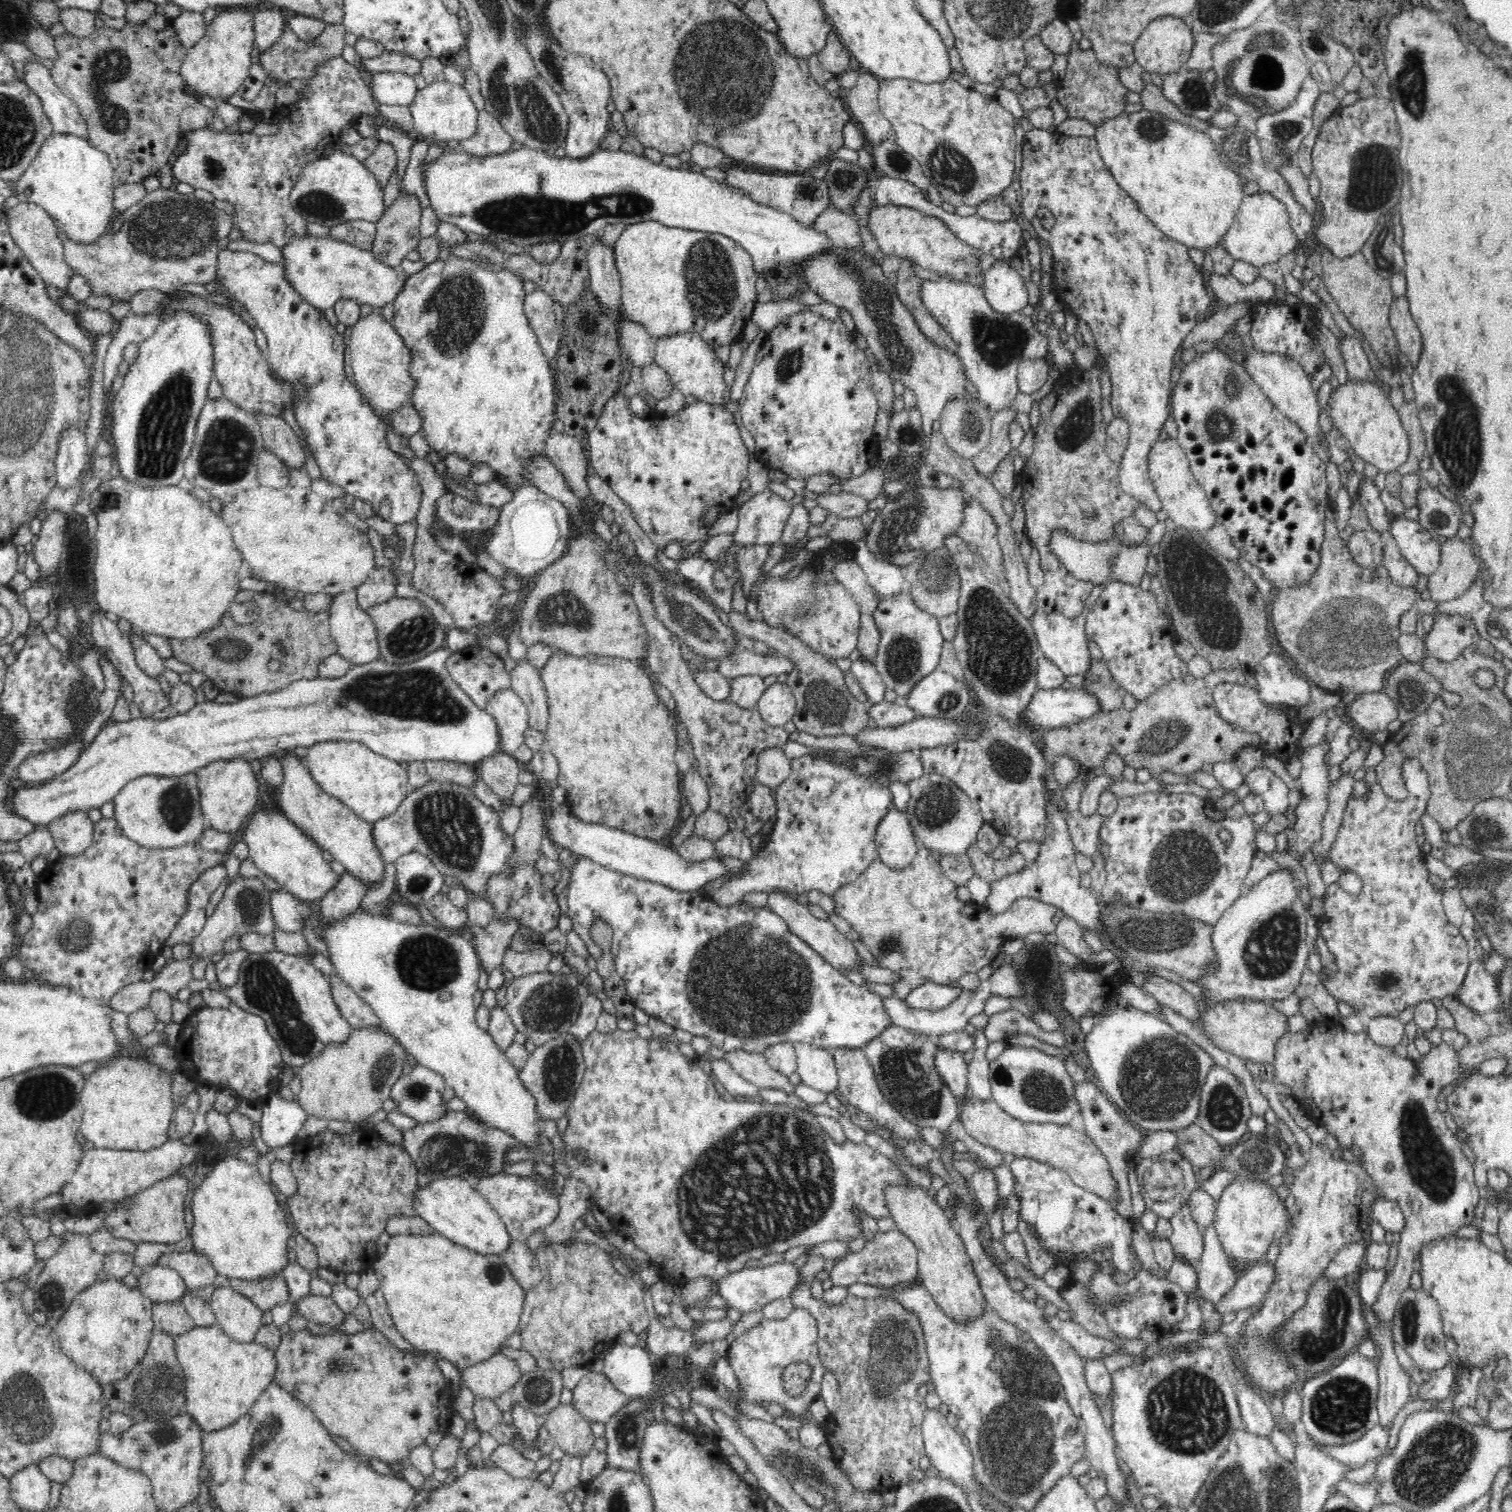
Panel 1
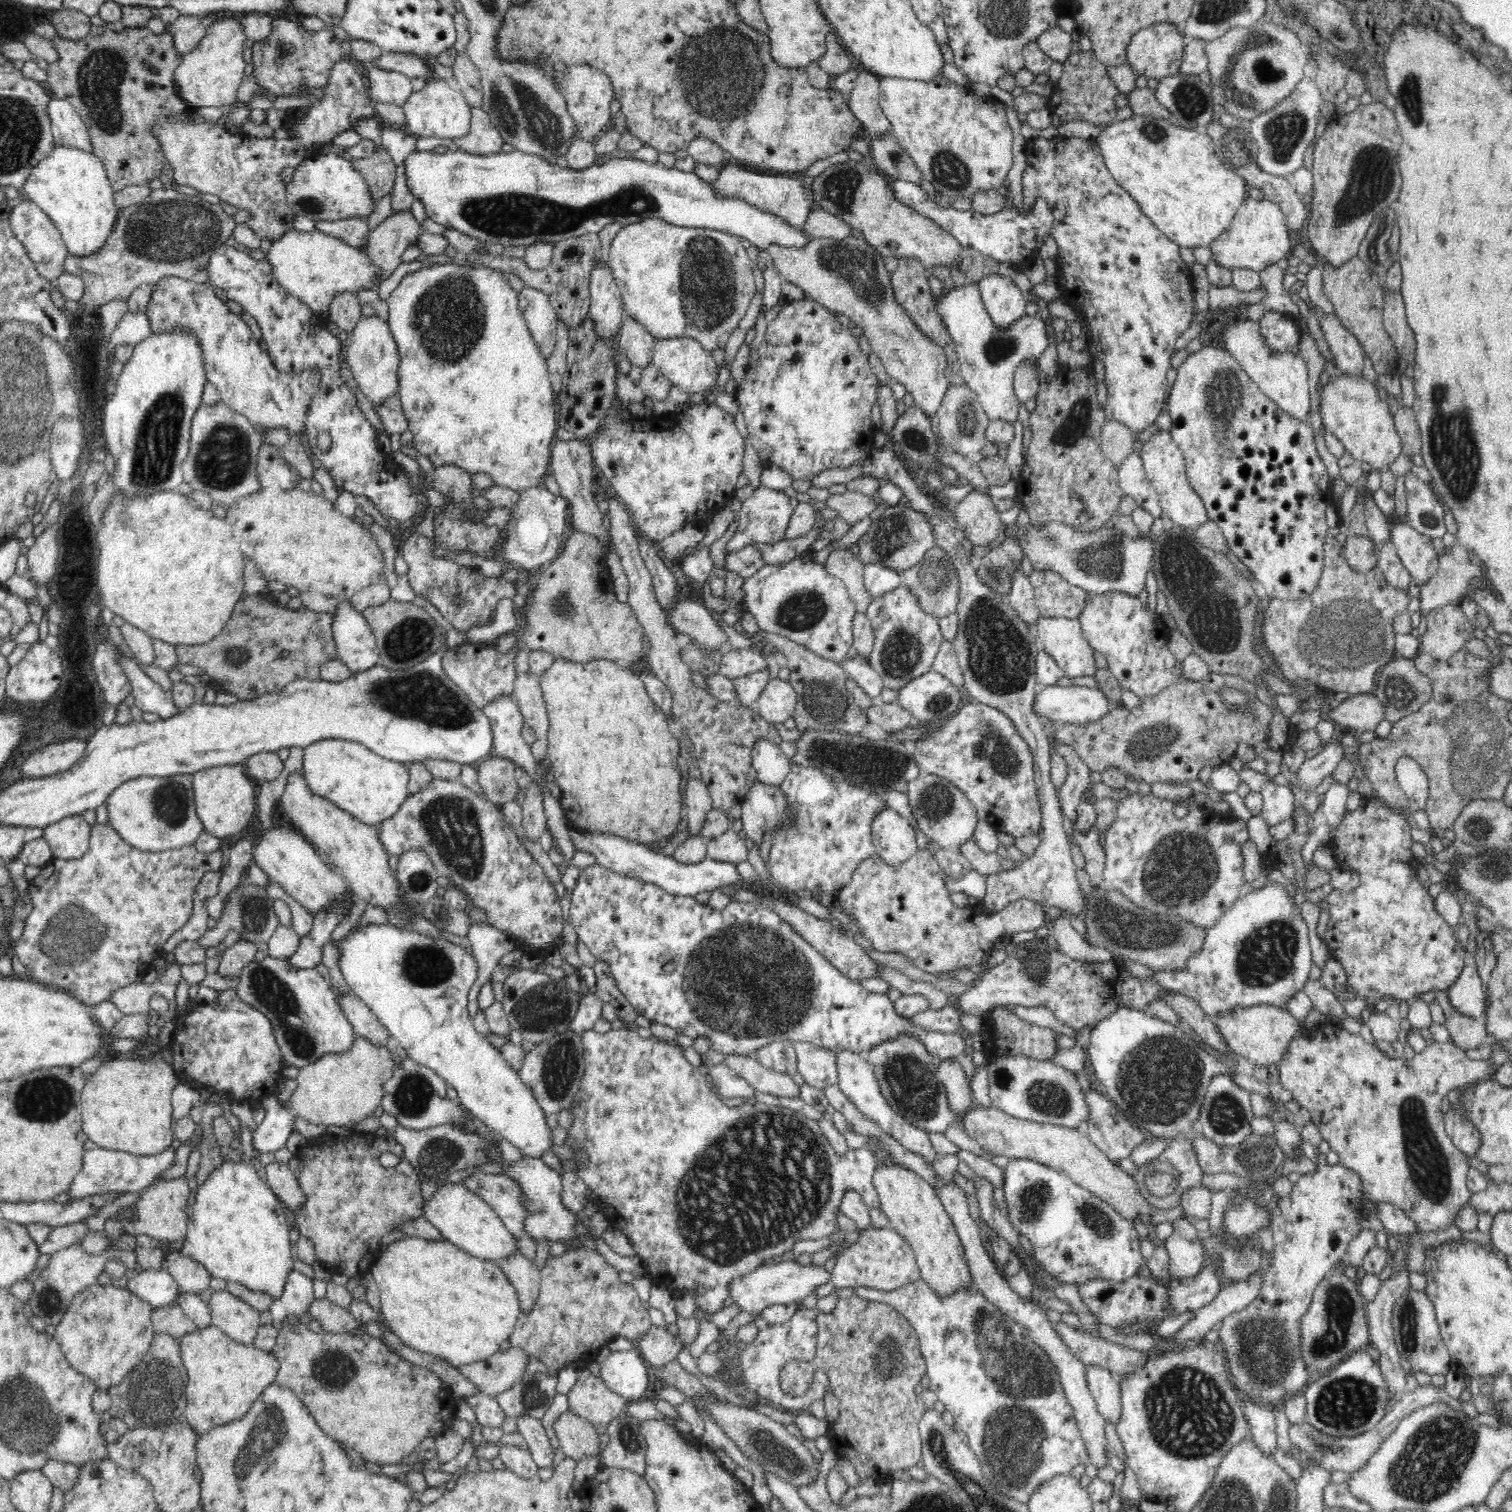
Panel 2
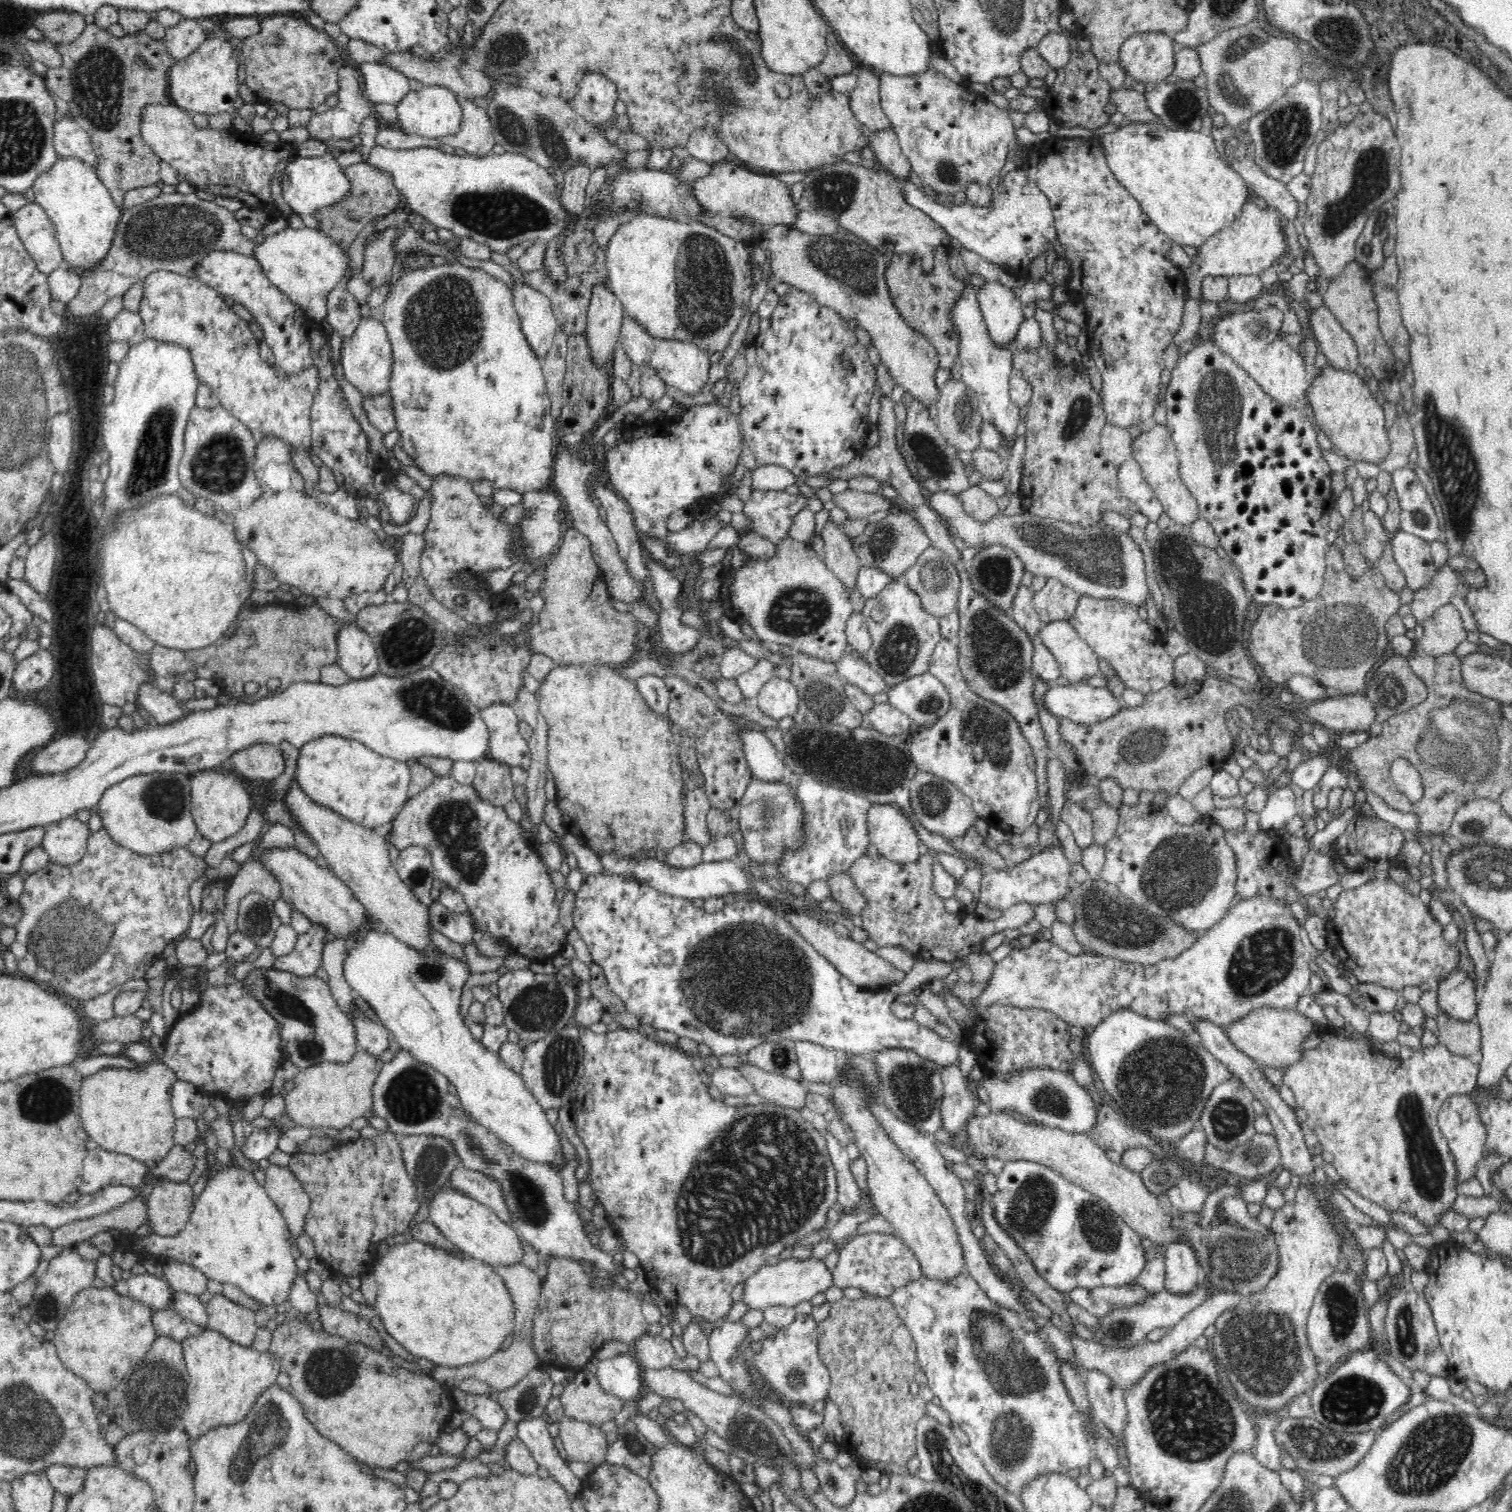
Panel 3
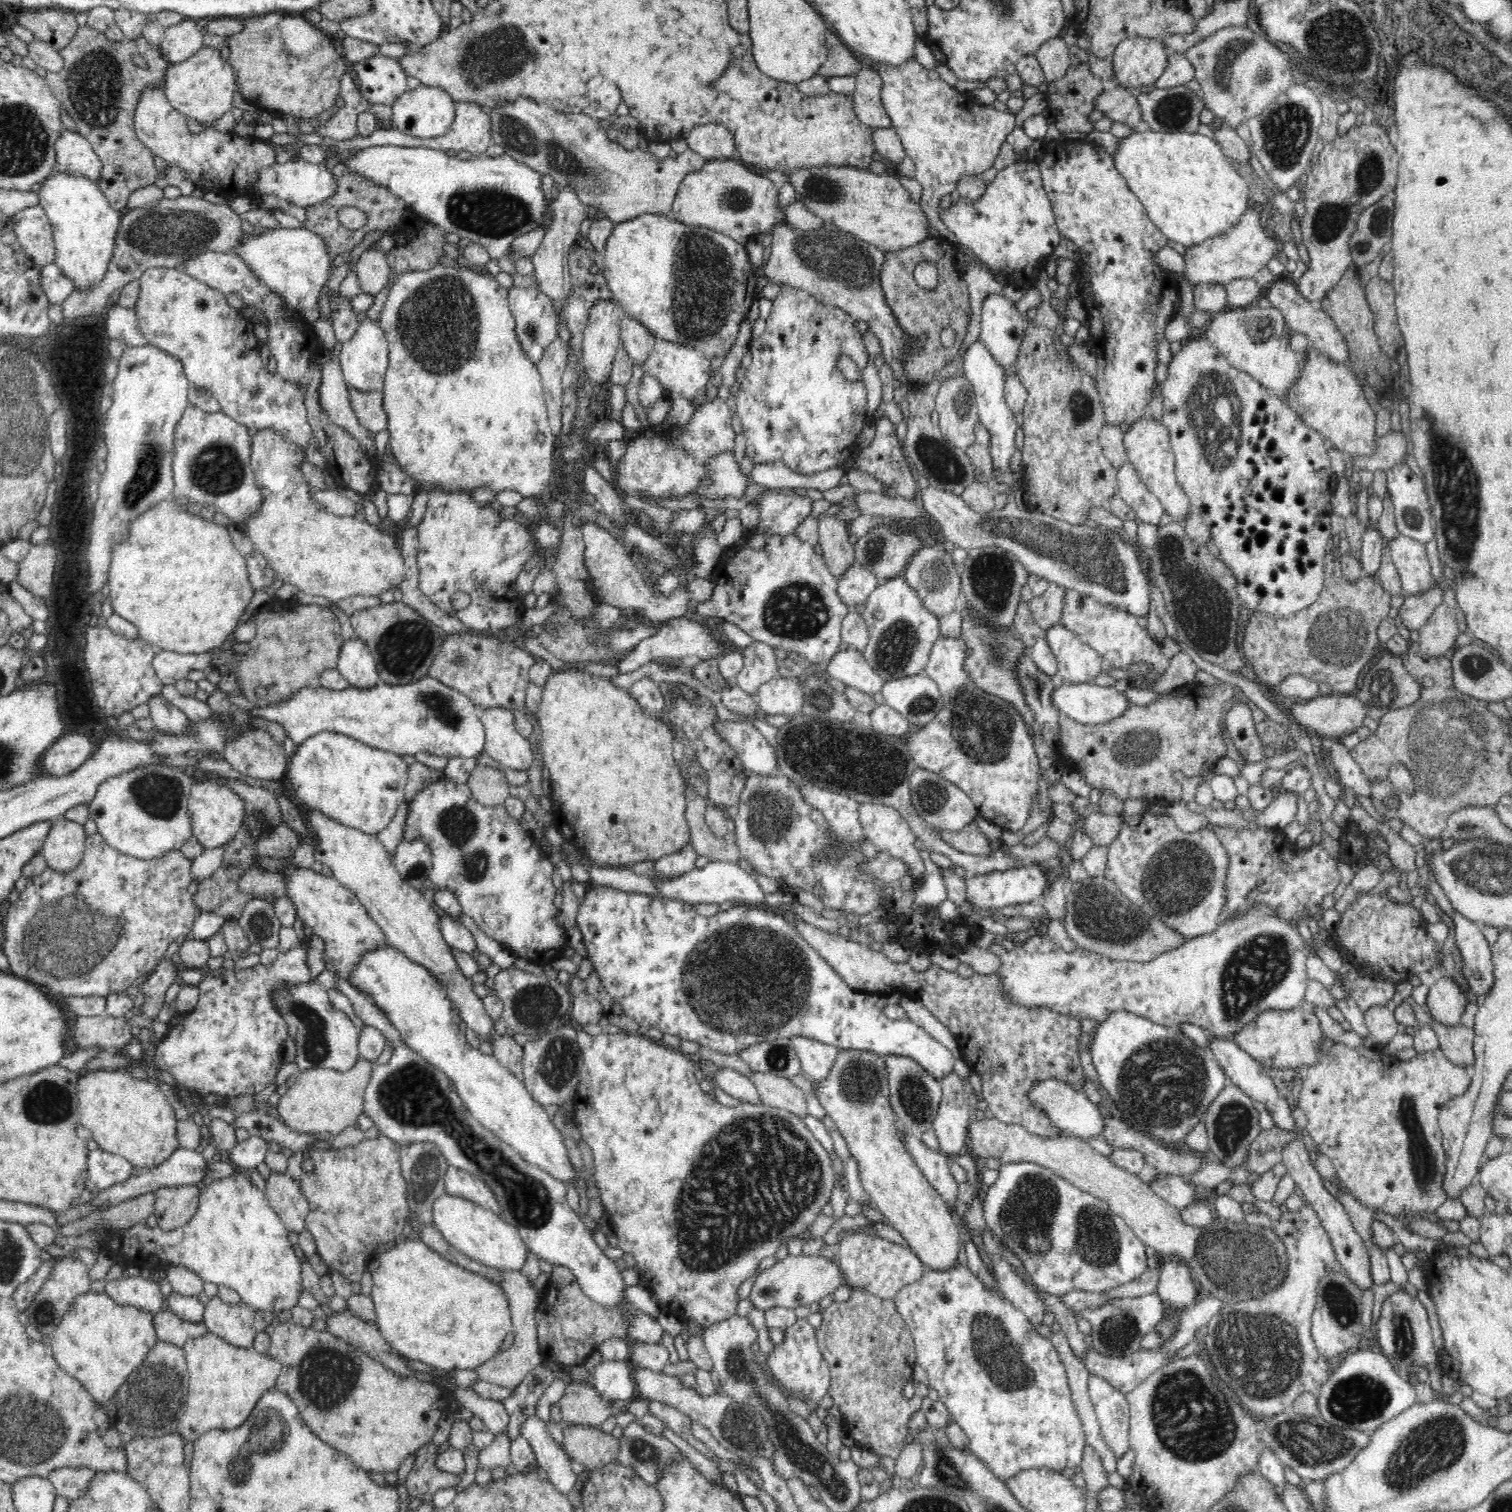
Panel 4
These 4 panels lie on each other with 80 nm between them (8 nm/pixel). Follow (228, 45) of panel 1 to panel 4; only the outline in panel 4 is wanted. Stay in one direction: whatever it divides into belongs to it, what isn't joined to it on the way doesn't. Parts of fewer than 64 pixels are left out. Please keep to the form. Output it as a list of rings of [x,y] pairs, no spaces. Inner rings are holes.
[[[204,45],[184,62],[170,64],[164,74],[162,87],[168,102],[184,115],[186,120],[193,118],[207,128],[232,108],[235,84],[234,71],[226,59],[226,54],[222,50]]]

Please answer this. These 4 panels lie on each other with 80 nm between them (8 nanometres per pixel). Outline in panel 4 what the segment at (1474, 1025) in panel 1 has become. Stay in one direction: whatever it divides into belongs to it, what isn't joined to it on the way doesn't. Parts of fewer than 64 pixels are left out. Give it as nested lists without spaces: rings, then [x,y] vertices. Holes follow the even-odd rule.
[[[1438,1021],[1430,1024],[1439,1040],[1444,1055],[1456,1065],[1472,1068],[1474,1063],[1474,1027],[1468,1028],[1462,1023],[1446,1026]]]

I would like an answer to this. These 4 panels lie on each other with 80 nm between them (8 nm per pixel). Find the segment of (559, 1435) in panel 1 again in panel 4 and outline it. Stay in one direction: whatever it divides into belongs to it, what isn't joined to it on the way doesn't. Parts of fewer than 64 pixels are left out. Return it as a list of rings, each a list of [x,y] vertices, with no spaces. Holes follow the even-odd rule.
[[[563,1424],[564,1452],[588,1470],[616,1462],[619,1441],[601,1428]]]

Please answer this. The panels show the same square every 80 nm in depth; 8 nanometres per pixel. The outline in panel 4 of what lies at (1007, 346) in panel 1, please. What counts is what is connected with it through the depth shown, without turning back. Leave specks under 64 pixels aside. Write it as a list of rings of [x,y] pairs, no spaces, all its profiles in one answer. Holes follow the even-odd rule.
[[[980,338],[970,343],[969,347],[964,351],[963,369],[963,376],[968,379],[975,392],[979,414],[978,422],[982,423],[989,433],[988,448],[993,459],[994,470],[1008,472],[1010,458],[1012,458],[1016,448],[1014,443],[1018,424],[1016,423],[1014,411],[1010,410],[1006,399],[1004,399],[1004,384],[1007,379],[1004,376],[1004,369],[1002,369],[1000,363],[996,362],[994,355],[988,351]]]

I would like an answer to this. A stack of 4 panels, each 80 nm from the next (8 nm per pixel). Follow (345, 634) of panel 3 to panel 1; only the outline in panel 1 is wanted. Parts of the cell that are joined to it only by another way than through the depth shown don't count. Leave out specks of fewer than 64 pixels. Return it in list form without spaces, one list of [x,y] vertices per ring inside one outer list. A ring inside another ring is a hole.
[[[350,589],[332,596],[329,609],[330,635],[337,645],[337,652],[352,665],[370,664],[380,658],[379,643],[374,621],[370,615],[358,605],[356,589]]]

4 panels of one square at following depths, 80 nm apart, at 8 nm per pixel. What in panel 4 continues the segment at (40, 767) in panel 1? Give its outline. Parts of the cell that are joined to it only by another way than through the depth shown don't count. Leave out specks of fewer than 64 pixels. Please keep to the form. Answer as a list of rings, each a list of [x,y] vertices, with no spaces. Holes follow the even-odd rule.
[[[68,734],[51,744],[43,754],[42,768],[58,777],[78,770],[92,754],[92,742],[82,734]]]

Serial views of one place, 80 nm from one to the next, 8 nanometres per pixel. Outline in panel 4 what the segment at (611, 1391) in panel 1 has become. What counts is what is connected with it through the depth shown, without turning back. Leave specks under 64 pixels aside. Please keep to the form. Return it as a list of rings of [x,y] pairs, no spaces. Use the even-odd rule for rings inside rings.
[[[571,1381],[558,1402],[563,1424],[599,1427],[616,1412],[617,1405],[604,1399],[593,1383]]]

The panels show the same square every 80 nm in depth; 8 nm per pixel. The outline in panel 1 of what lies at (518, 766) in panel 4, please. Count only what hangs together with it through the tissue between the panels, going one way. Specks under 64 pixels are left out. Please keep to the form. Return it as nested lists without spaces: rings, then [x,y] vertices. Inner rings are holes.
[[[508,687],[498,690],[492,696],[485,712],[490,714],[498,725],[499,752],[510,754],[526,767],[534,752],[525,743],[524,732],[529,727],[529,715],[525,703],[514,689]]]

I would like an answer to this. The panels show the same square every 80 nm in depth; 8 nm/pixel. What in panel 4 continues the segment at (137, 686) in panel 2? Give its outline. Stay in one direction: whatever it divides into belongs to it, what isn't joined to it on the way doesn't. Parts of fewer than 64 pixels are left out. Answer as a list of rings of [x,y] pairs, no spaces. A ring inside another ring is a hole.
[[[161,695],[150,698],[150,718],[155,731],[183,735],[189,728],[190,720],[174,704],[167,702]]]

